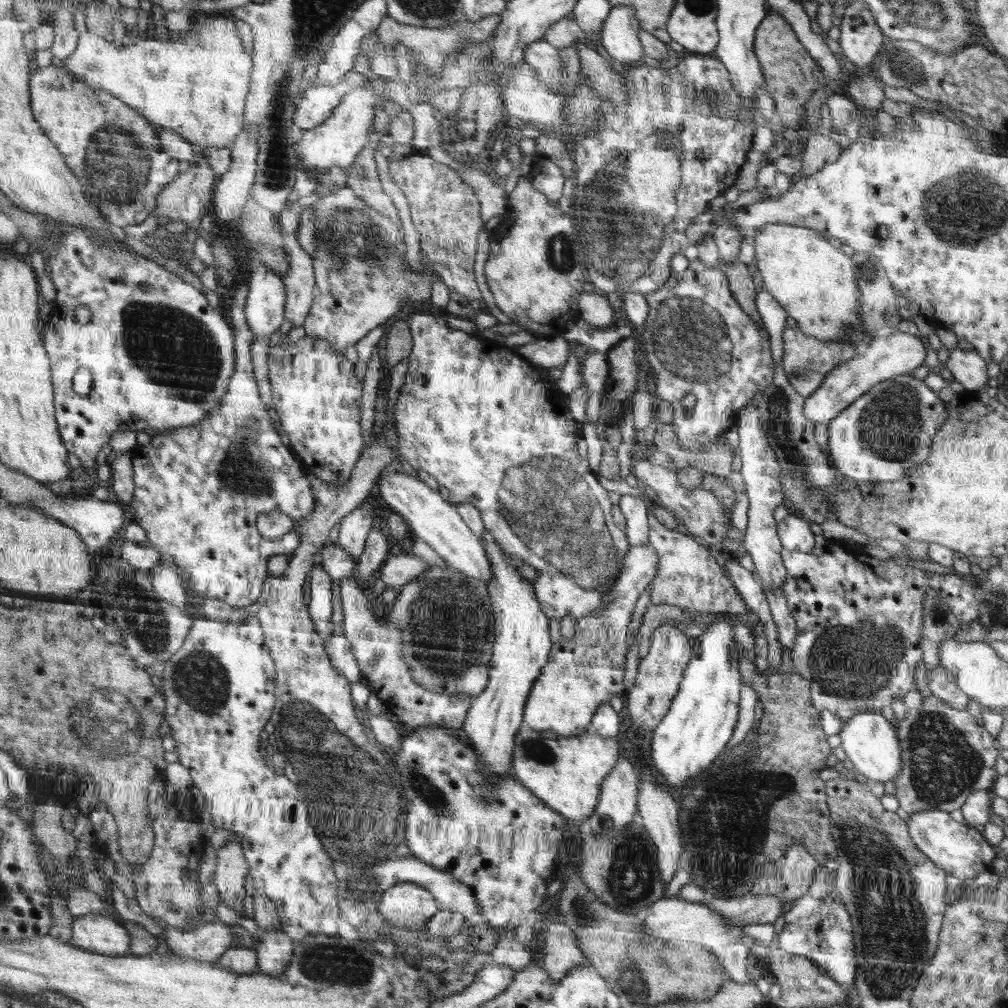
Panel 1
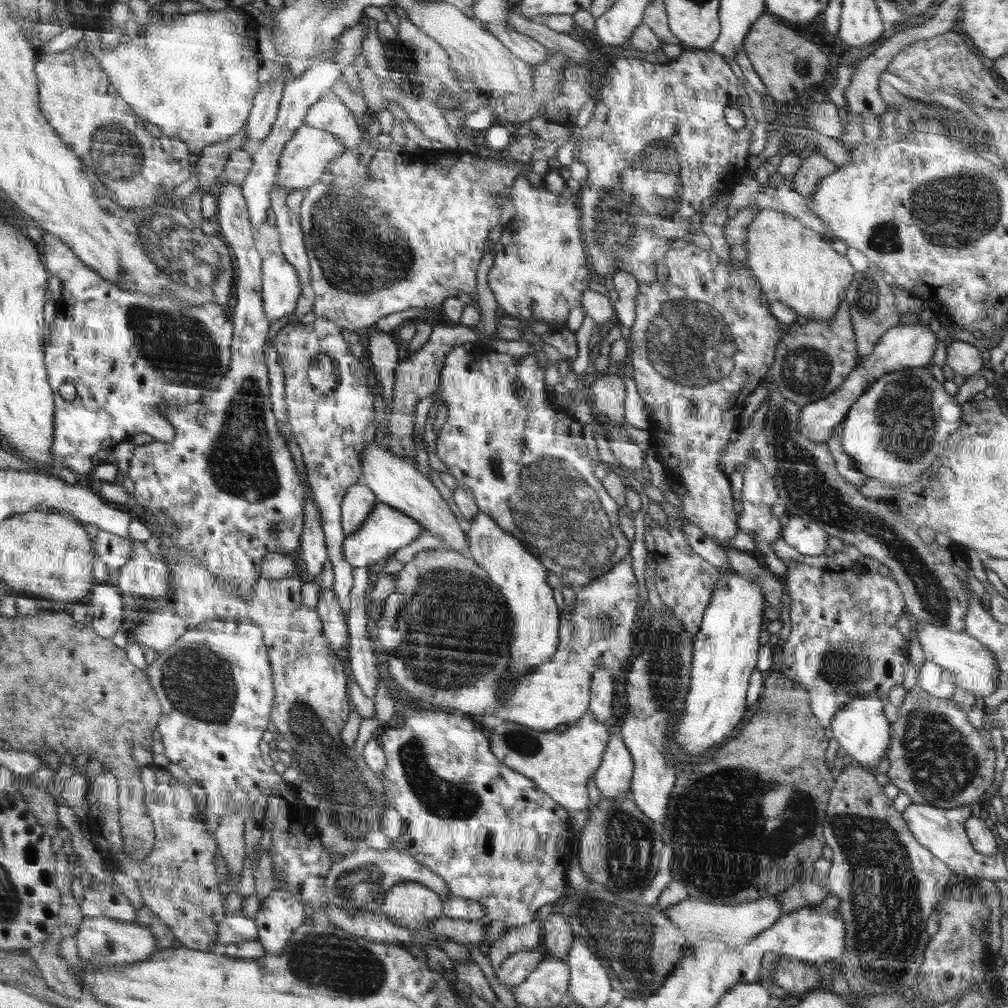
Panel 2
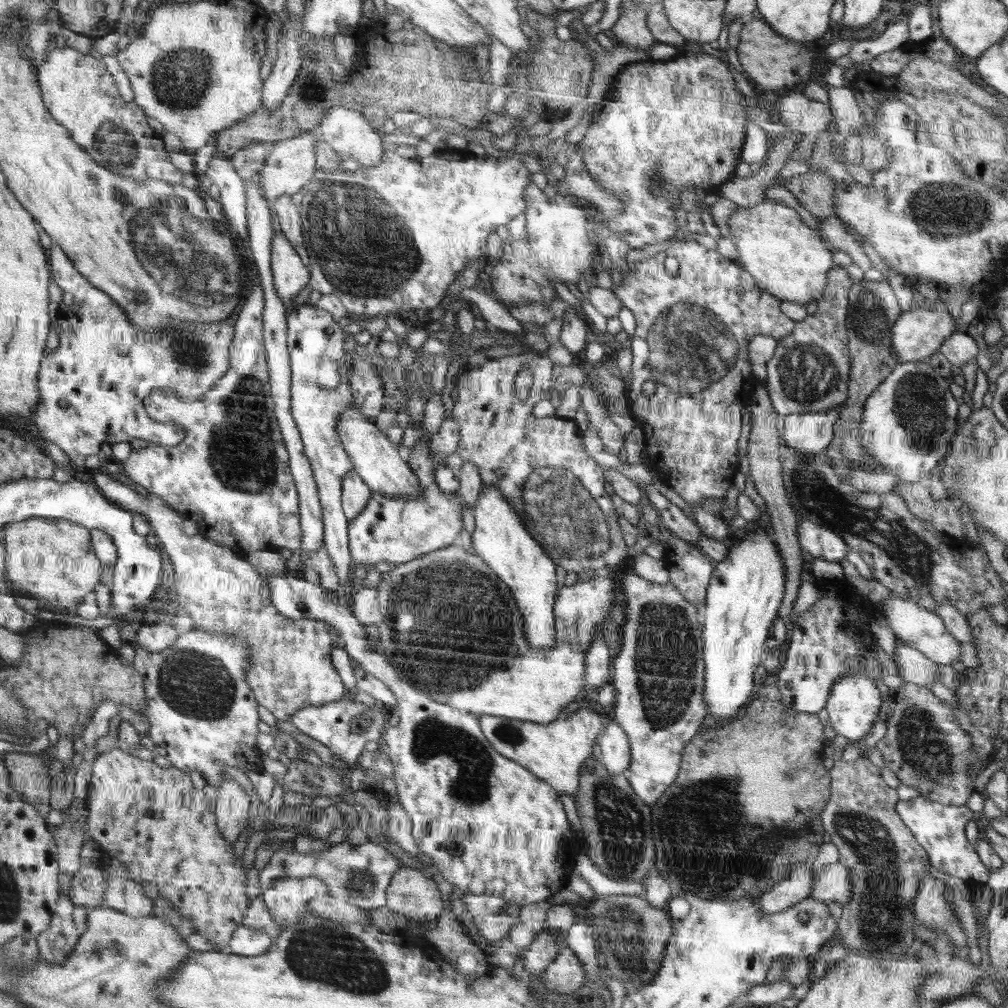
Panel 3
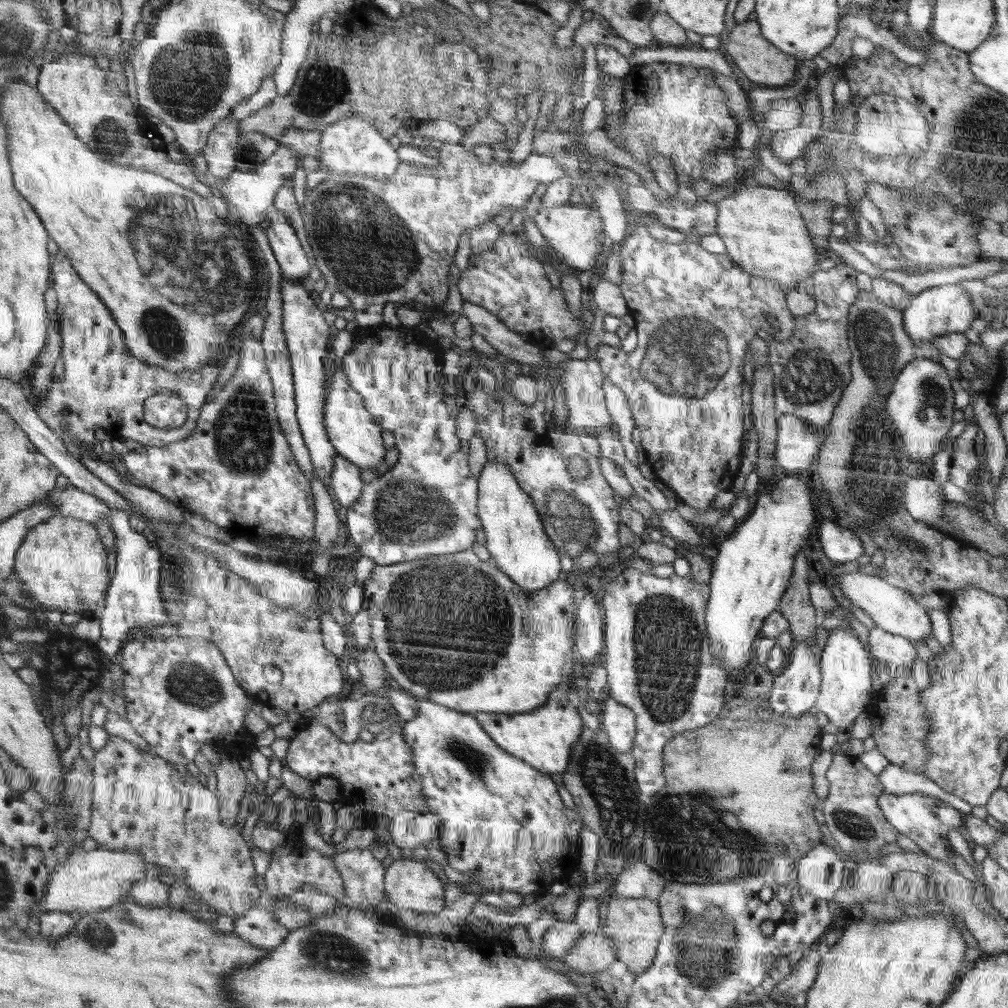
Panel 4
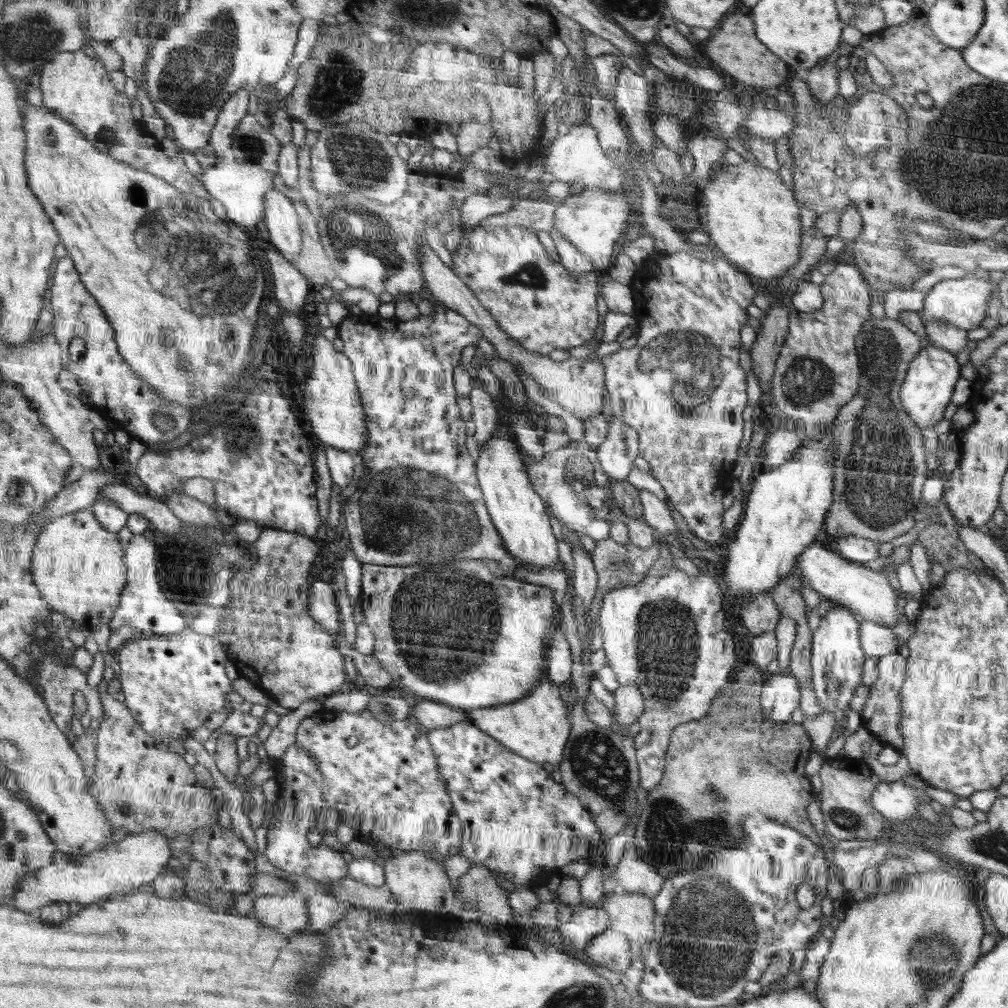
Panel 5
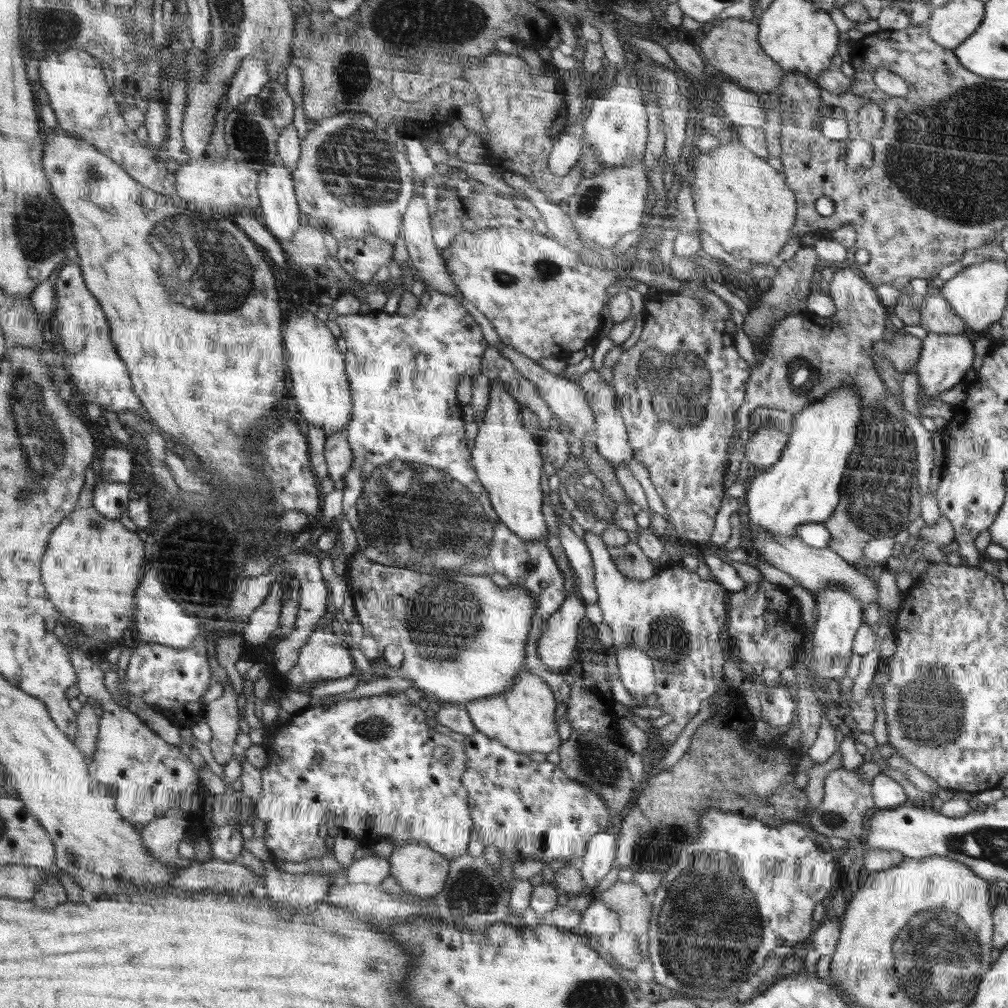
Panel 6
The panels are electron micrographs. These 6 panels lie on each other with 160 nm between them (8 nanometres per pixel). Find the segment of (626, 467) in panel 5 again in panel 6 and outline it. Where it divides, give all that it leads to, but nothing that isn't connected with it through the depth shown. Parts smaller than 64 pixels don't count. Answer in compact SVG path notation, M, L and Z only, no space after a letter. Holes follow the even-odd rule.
M591 369L579 378L579 386L584 392L590 410L594 413L594 441L597 451L604 455L604 458L610 462L613 468L619 464L627 464L628 466L628 463L633 458L633 452L632 447L629 445L628 431L617 405L617 396L615 395L612 382L609 383L602 380L600 375L598 375L598 371Z

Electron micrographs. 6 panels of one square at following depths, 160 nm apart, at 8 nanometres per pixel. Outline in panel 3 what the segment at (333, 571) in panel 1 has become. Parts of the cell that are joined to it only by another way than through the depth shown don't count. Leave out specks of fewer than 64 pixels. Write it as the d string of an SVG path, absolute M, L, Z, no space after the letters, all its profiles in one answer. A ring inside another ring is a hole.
M425 434L413 446L408 464L412 465L419 486L424 488L419 497L387 497L373 491L366 506L350 521L350 552L354 566L372 566L378 563L402 565L418 557L438 551L440 547L451 546L456 532L462 530L462 508L466 501L456 490L444 493L436 481L434 473L445 458L434 457L428 447L431 434Z

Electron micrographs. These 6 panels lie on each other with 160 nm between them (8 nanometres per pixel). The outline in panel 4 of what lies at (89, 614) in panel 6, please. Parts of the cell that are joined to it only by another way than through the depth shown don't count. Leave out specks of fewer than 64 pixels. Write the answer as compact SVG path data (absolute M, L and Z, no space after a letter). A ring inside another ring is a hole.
M55 514L26 532L24 540L16 551L13 567L13 574L16 574L22 589L28 588L28 592L38 603L62 613L83 615L83 612L94 612L98 608L98 602L104 598L104 592L109 588L110 578L105 544L95 523Z

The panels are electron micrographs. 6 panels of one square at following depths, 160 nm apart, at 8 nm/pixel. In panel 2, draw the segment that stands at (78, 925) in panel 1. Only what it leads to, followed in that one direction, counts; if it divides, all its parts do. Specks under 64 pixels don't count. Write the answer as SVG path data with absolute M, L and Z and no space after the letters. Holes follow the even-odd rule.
M103 916L83 917L78 931L77 945L81 962L87 962L97 968L143 962L158 951L156 937L148 928L144 928L136 922L129 923L114 917Z

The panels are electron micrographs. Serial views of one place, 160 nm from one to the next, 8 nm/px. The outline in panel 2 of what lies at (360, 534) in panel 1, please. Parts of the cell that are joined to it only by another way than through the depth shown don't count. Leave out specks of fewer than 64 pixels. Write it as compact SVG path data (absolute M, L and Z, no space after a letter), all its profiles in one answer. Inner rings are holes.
M363 481L348 488L342 502L342 523L347 535L356 532L356 529L361 527L376 503L378 500L375 494Z

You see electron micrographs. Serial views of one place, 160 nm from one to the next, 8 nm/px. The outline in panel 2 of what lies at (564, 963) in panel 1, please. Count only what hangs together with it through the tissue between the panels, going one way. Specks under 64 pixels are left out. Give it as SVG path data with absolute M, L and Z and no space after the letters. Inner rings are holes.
M552 913L542 925L541 946L549 956L565 959L575 935L560 913Z

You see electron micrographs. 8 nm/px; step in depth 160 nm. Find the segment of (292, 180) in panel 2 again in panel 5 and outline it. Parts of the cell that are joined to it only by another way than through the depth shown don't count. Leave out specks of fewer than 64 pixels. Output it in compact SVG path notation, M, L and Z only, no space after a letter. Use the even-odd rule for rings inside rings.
M217 162L212 167L204 169L198 179L211 198L219 200L226 208L227 219L248 226L248 230L255 228L264 220L263 204L266 202L266 194L278 184L271 172L255 165L238 162L234 164Z

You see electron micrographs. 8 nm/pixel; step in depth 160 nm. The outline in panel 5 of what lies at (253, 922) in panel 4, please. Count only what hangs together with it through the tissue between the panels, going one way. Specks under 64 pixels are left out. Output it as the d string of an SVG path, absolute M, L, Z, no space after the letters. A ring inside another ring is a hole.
M297 891L256 897L251 914L284 936L292 936L309 926L306 898Z

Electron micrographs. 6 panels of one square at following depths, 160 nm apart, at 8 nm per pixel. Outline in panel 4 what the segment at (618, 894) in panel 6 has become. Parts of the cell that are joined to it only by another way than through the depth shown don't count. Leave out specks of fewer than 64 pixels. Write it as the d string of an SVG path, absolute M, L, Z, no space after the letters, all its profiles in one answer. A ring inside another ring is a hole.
M616 896L609 902L607 912L607 924L618 924L618 926L628 926L628 930L620 944L615 945L615 950L619 961L623 961L630 972L642 974L648 970L655 960L656 949L660 937L664 934L664 925L661 919L661 912L658 912L658 906L649 898L626 898Z

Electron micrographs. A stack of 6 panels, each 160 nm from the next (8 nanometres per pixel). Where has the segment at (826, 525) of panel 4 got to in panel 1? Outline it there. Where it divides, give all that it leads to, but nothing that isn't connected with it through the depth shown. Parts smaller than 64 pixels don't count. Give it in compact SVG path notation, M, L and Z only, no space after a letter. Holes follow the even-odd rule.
M789 515L779 522L779 539L783 540L788 551L812 553L814 533L810 531L810 522L804 517Z

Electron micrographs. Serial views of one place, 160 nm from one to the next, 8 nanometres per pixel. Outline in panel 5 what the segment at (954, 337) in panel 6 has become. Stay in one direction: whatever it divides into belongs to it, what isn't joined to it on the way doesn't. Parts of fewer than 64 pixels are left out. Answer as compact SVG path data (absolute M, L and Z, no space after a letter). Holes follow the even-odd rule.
M930 343L924 345L909 364L904 382L900 387L900 400L904 410L920 430L921 428L932 429L936 422L942 420L944 410L951 402L955 384L961 377L960 372L961 368L955 354Z

